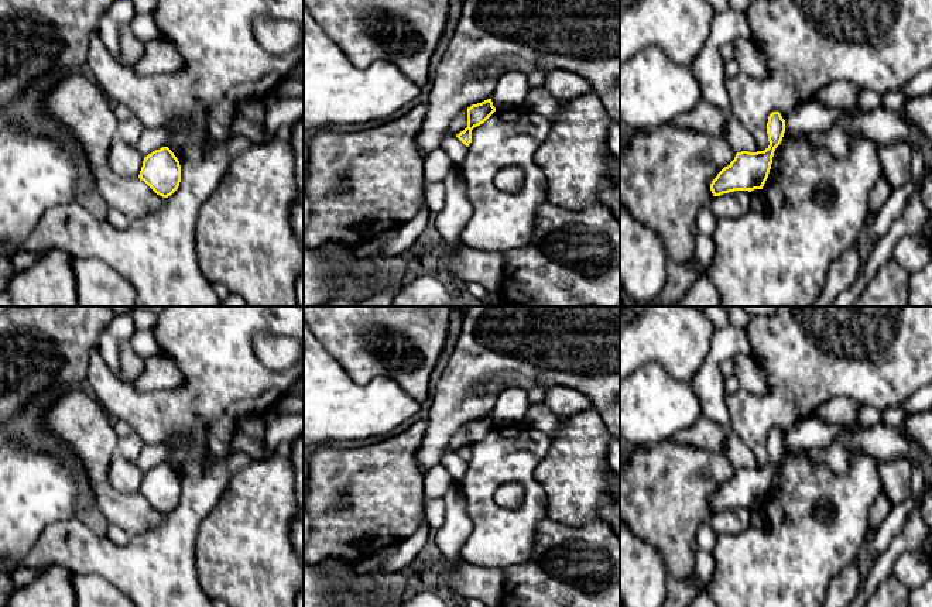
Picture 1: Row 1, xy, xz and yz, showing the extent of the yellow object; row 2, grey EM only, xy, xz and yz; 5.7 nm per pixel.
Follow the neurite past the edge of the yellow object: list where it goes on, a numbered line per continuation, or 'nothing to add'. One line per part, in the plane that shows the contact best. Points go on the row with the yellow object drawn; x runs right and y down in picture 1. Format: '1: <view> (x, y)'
nothing to add

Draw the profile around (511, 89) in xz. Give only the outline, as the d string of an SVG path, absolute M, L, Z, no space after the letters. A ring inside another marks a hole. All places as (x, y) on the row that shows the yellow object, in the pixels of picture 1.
M511 71L498 78L490 99L496 110L522 109L528 92L528 73Z

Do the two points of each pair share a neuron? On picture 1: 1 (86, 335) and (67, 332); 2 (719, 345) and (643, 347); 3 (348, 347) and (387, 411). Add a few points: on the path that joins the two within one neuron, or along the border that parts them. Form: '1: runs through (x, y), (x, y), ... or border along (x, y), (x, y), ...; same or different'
1: runs through (82, 332), (71, 332); same
2: border along (716, 329), (709, 353), (694, 374); different
3: border along (341, 363), (357, 383), (389, 376), (401, 388); different

